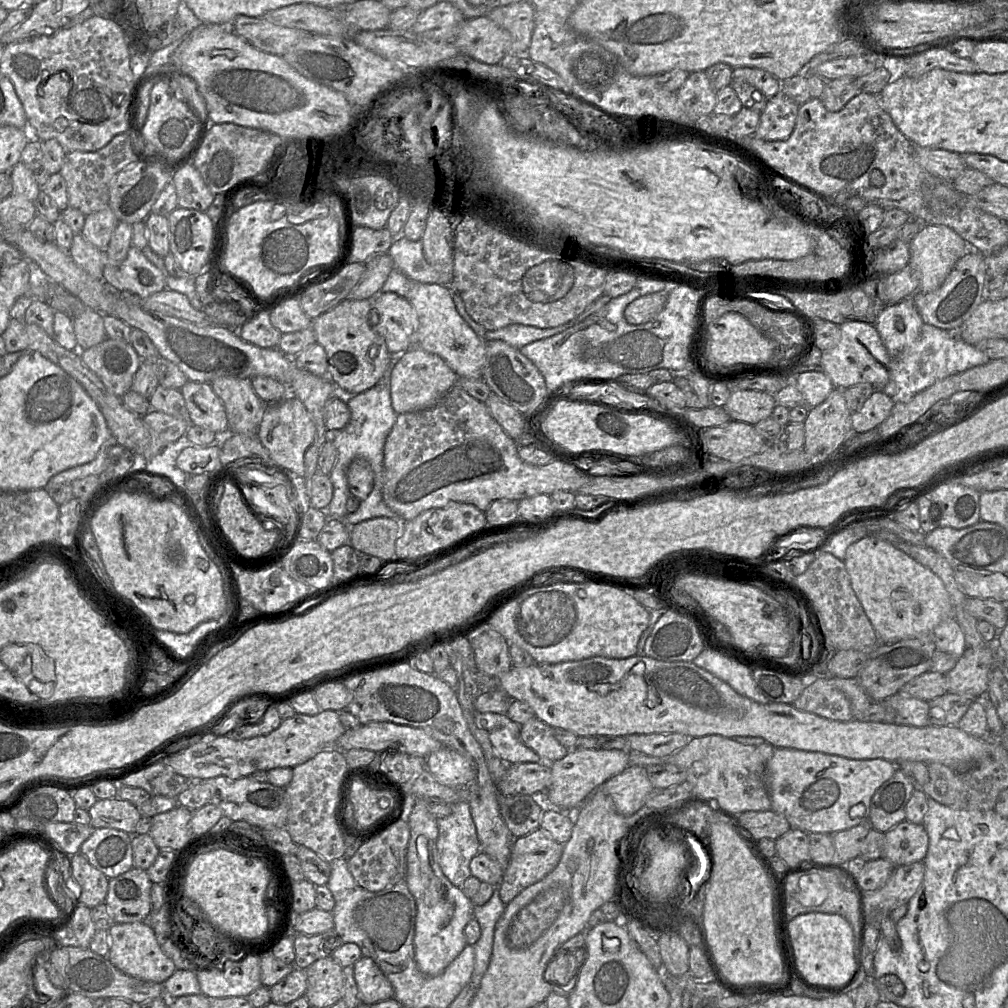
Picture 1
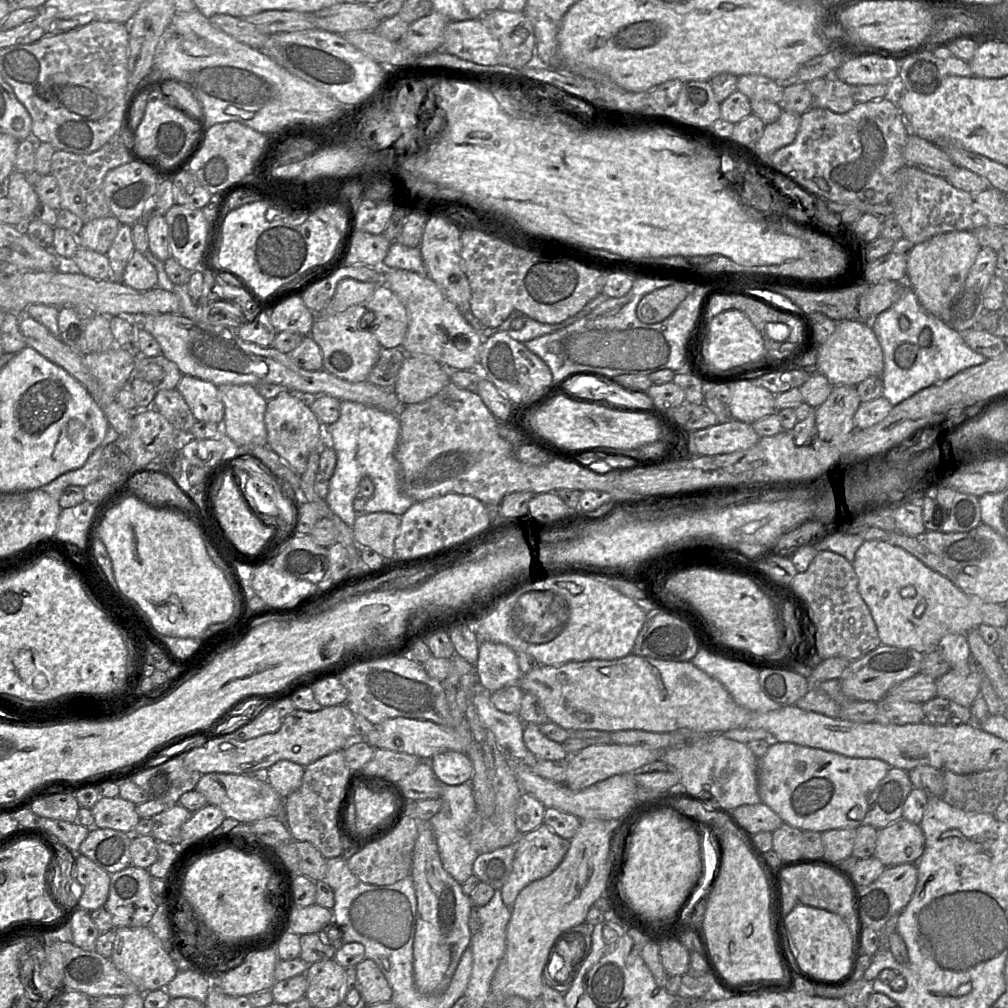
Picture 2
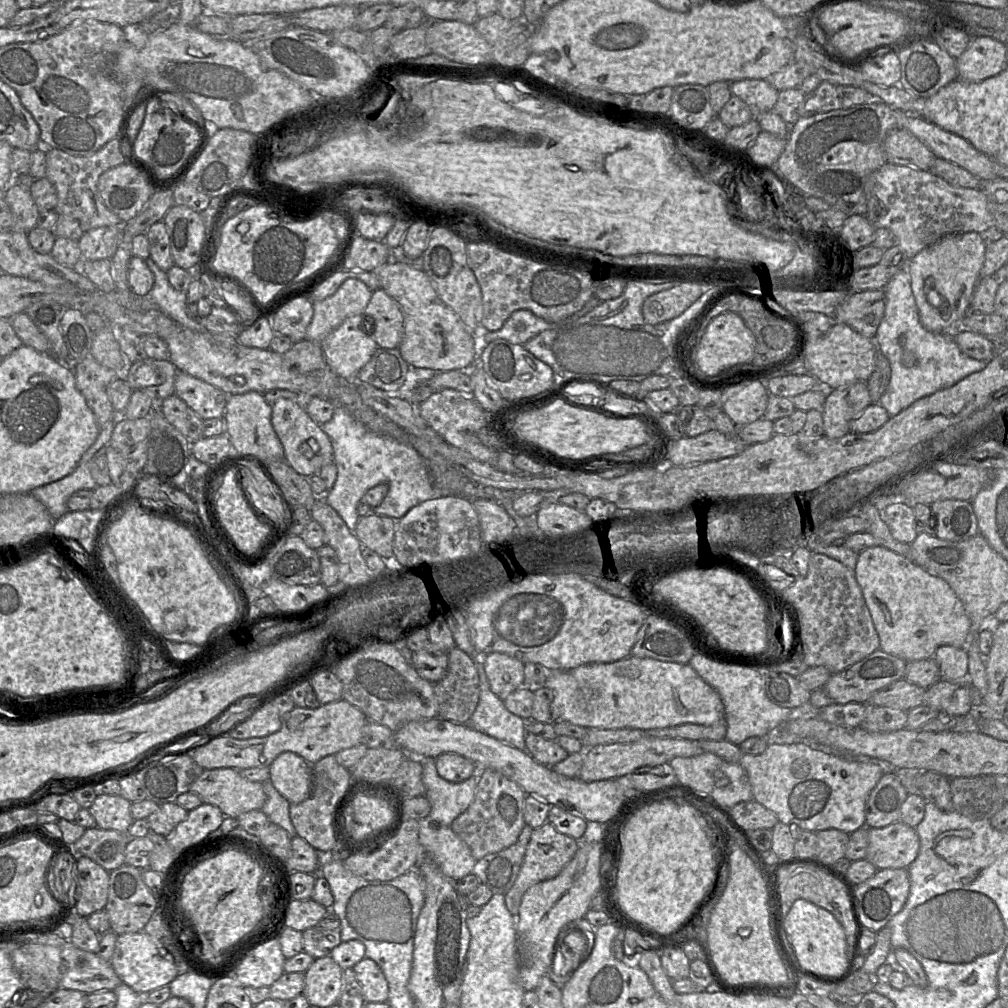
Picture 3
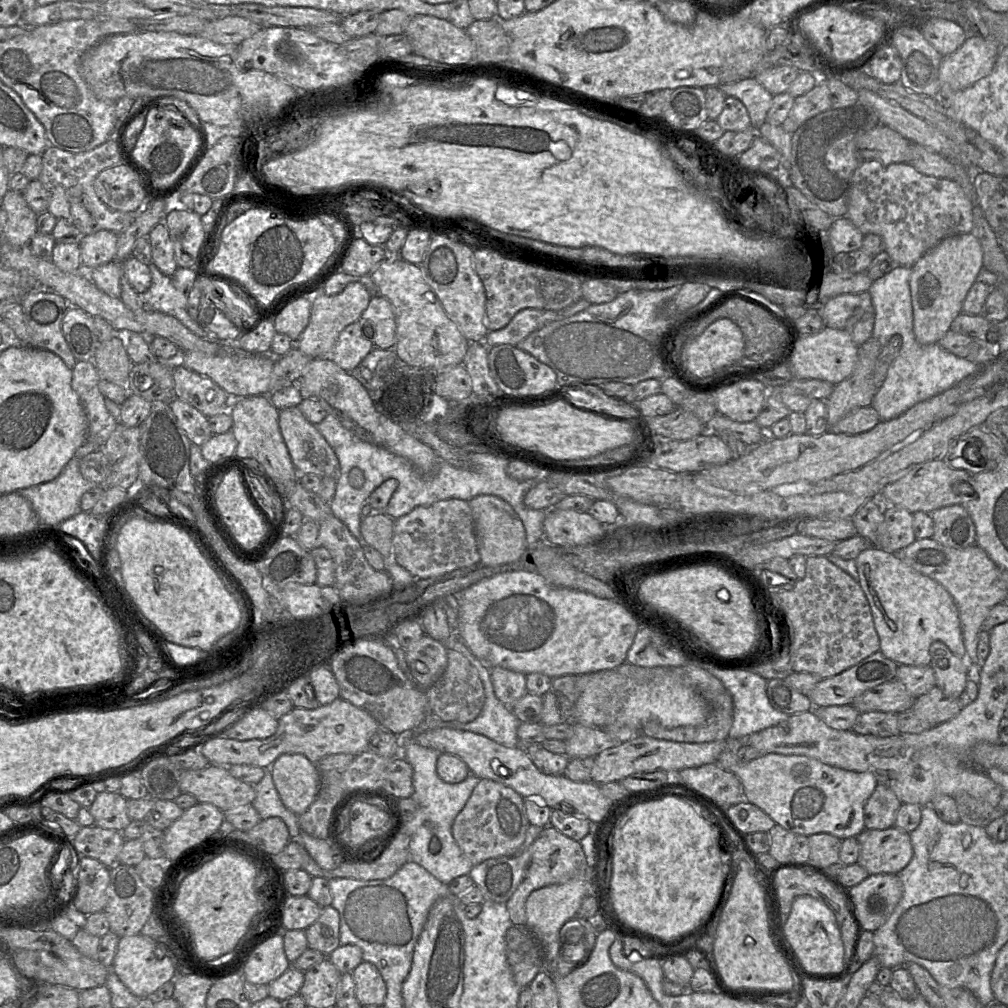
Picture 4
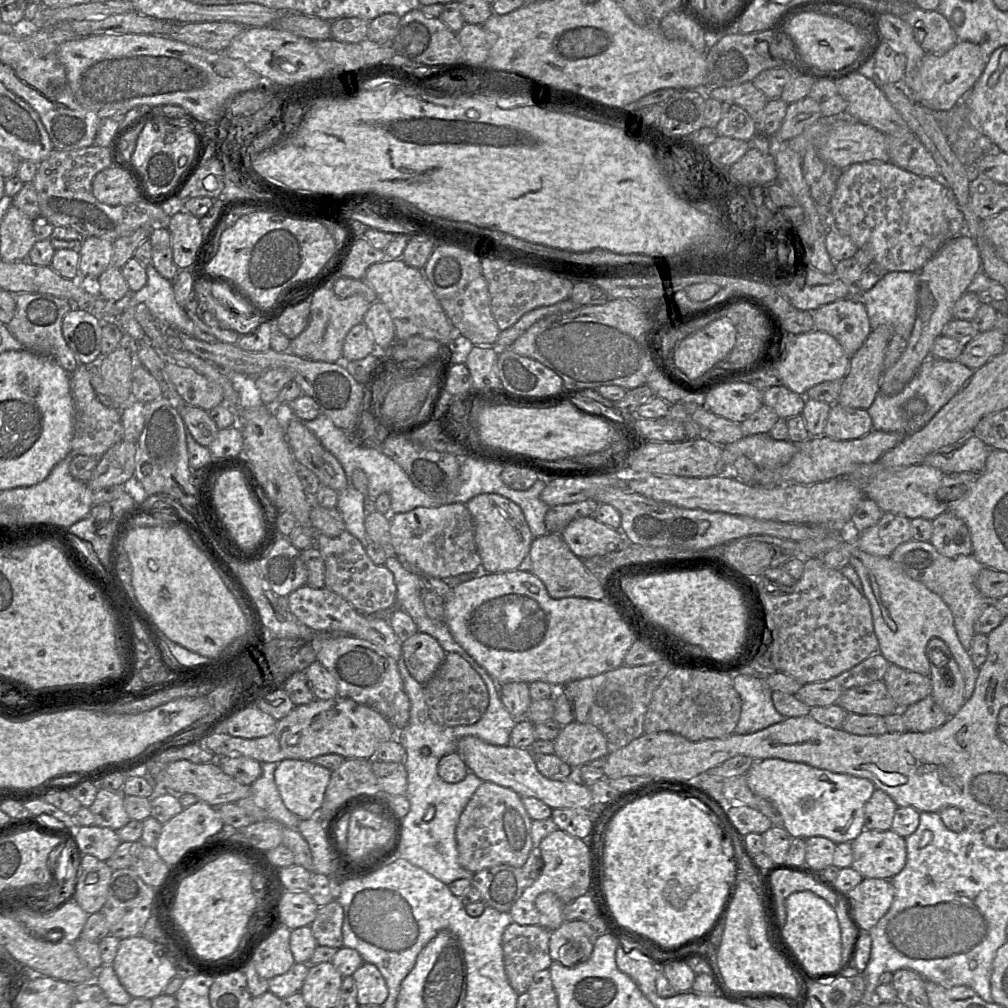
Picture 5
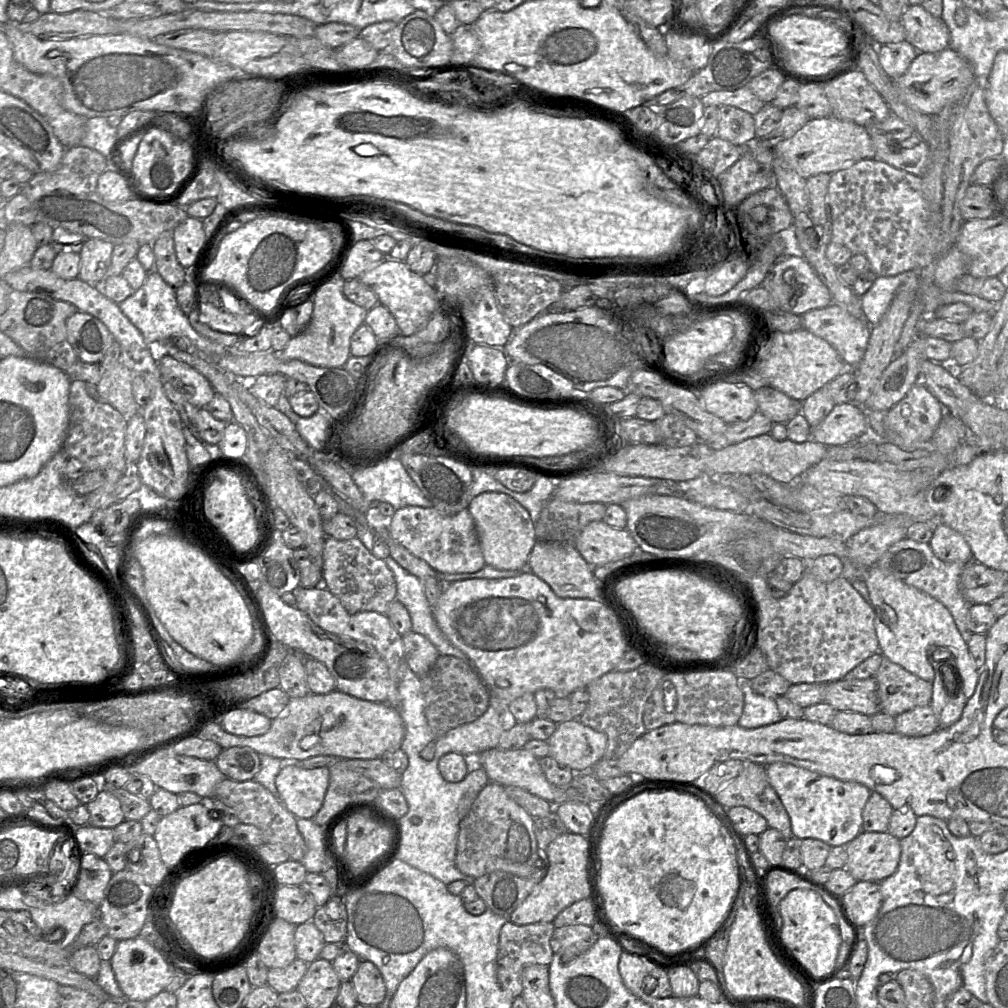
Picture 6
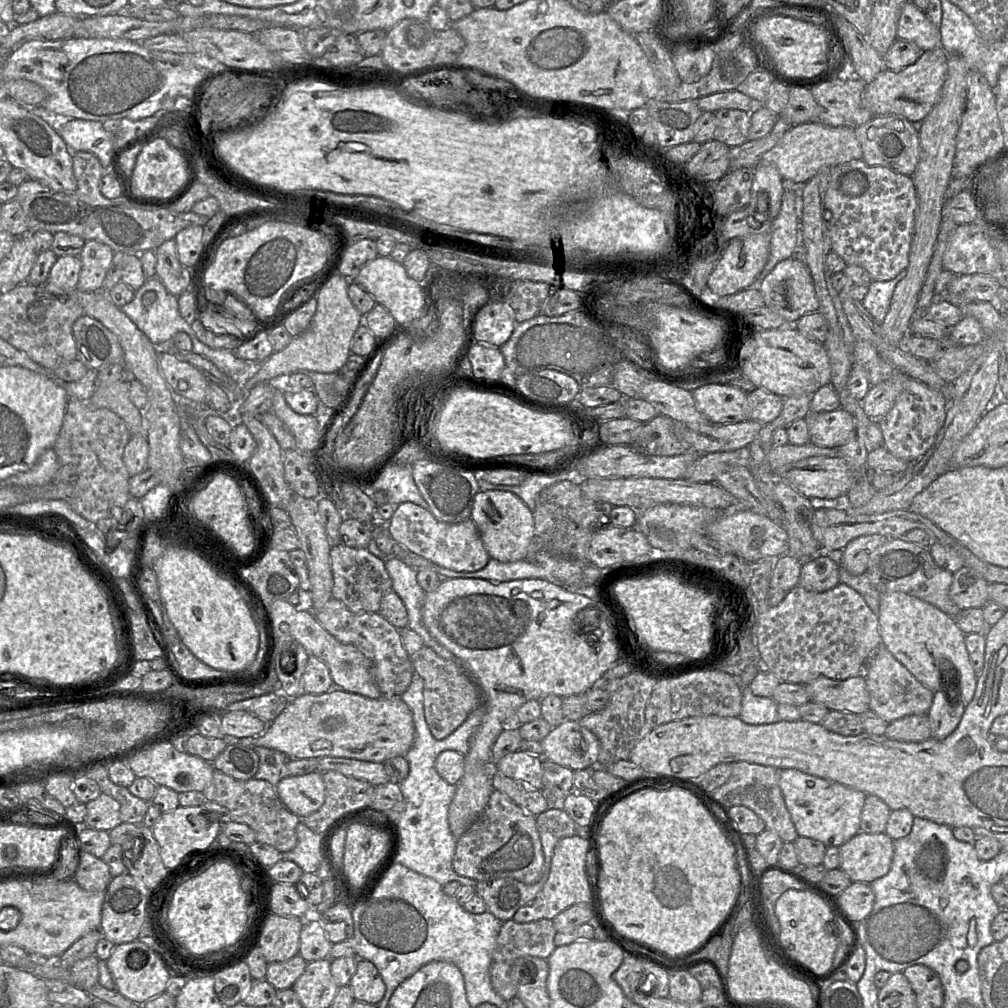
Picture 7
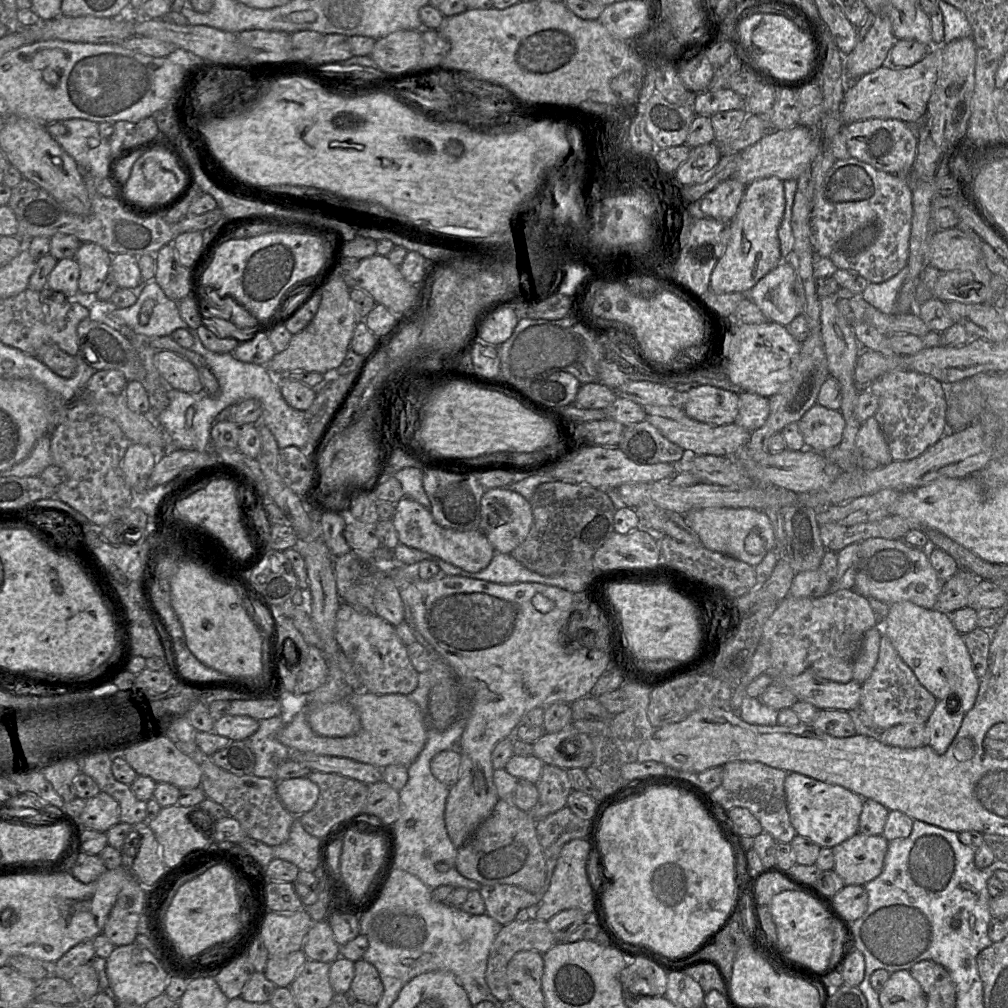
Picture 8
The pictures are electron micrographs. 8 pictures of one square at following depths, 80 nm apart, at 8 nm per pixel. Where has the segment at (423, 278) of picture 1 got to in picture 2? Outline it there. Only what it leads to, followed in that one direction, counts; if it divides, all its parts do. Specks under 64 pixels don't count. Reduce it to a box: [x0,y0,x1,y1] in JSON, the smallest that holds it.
[381,241,427,276]

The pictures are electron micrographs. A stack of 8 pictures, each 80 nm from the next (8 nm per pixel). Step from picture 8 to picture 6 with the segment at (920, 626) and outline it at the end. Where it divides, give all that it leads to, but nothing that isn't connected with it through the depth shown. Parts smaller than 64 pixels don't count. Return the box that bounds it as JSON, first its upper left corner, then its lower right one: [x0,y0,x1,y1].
[862,565,978,699]

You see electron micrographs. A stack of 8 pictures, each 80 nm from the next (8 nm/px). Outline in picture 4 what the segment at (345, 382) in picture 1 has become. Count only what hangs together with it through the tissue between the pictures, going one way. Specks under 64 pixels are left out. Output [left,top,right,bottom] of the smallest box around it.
[330,318,374,372]

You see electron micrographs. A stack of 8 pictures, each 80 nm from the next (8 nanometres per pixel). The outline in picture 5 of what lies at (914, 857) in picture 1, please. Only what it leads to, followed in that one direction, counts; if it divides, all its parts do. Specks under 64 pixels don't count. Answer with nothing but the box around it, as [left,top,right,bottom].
[851,829,906,880]

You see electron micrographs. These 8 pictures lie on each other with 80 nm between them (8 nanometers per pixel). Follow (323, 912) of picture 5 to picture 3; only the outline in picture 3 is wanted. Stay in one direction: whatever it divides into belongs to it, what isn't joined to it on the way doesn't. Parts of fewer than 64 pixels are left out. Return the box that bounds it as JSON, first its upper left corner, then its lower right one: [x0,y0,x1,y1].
[303,910,341,959]

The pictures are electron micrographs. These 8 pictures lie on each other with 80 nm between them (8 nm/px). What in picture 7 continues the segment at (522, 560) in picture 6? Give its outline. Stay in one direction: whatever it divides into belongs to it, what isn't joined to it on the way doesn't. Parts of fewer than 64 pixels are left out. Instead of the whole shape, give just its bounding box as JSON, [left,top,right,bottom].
[471,490,535,562]

